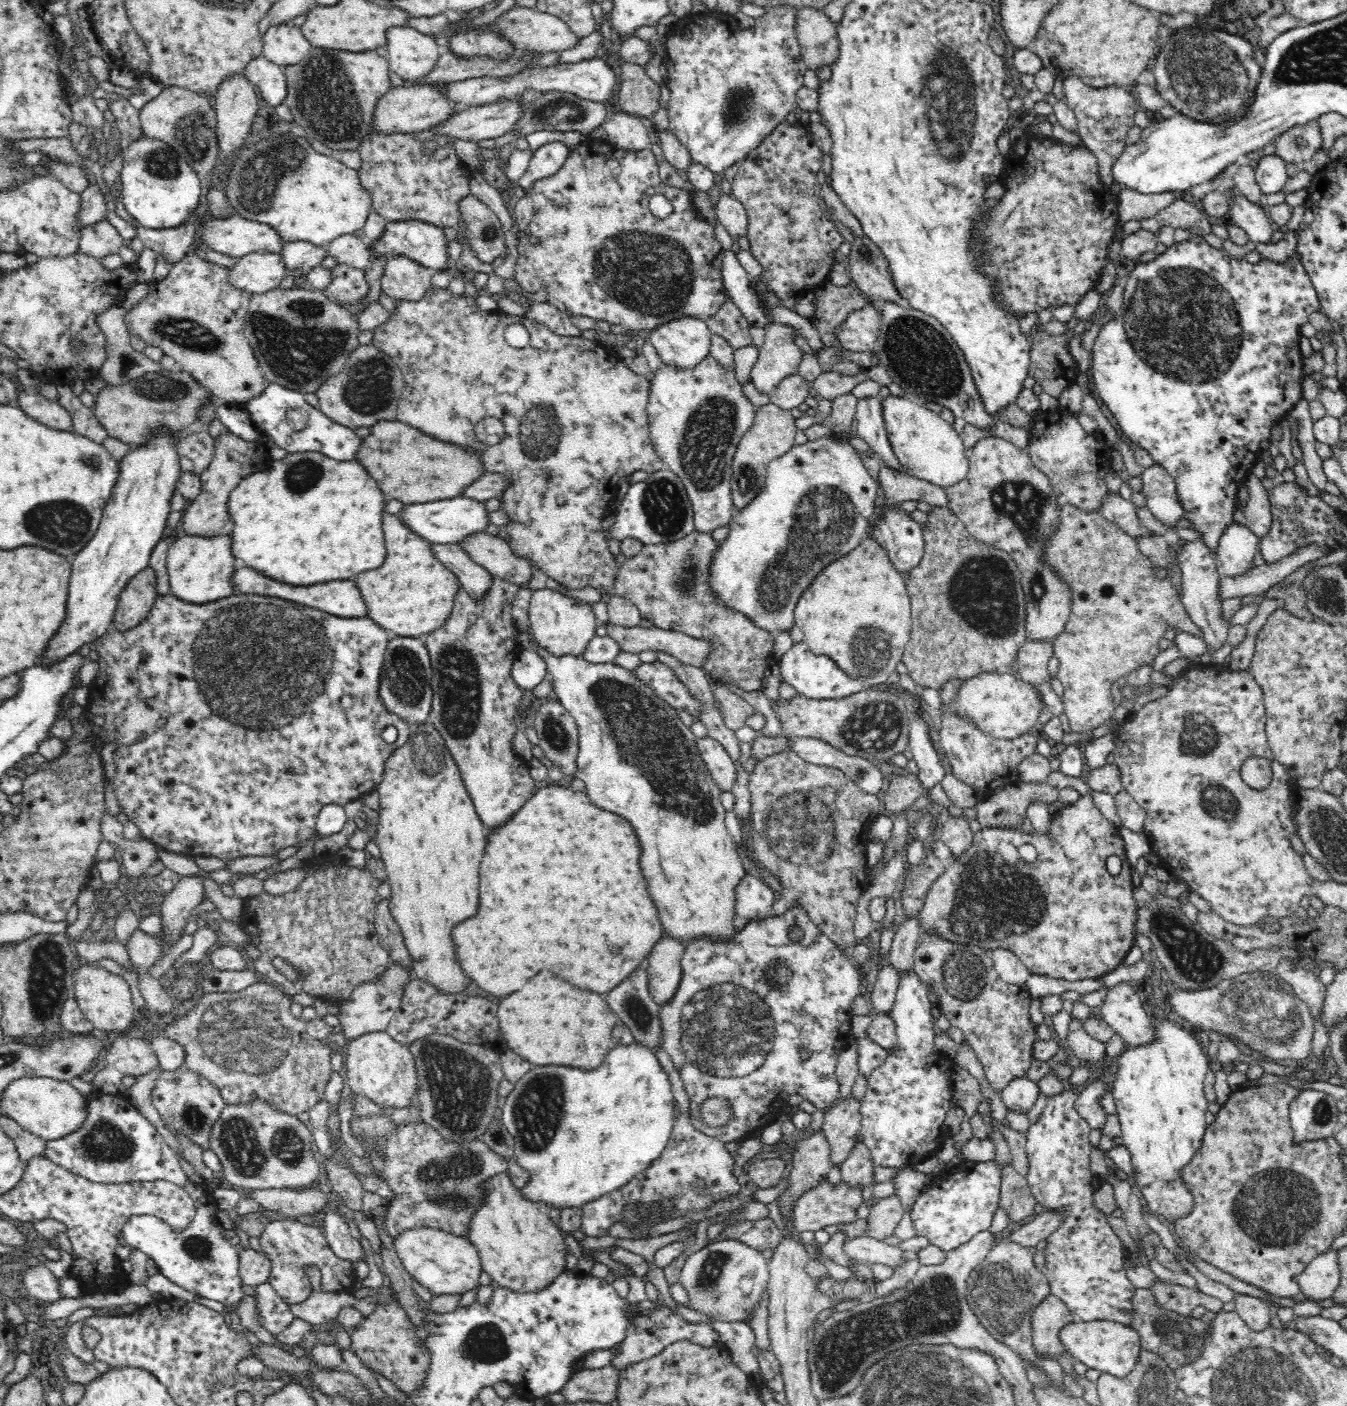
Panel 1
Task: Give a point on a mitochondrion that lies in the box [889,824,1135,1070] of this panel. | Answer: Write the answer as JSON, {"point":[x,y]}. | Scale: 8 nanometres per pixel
{"point":[992,901]}

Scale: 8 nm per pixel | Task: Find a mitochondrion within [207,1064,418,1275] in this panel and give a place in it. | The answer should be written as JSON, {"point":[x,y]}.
{"point":[248,1152]}

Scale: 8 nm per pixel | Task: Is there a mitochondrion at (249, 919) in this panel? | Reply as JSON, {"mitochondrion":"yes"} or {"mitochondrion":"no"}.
{"mitochondrion":"no"}

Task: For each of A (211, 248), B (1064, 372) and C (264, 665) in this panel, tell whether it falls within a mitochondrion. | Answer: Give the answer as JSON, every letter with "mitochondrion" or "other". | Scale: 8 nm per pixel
{"A":"other","B":"other","C":"mitochondrion"}

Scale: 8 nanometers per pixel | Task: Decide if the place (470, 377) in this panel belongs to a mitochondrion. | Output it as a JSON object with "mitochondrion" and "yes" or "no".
{"mitochondrion":"no"}

